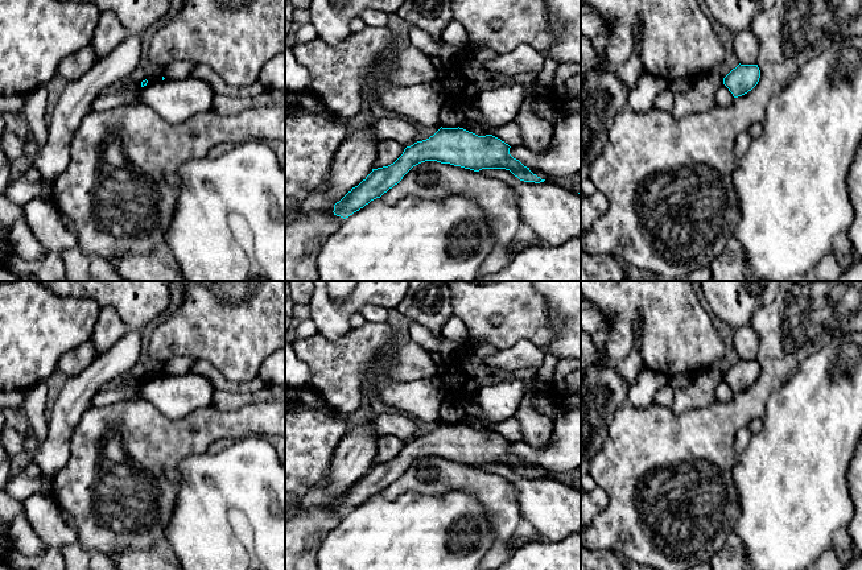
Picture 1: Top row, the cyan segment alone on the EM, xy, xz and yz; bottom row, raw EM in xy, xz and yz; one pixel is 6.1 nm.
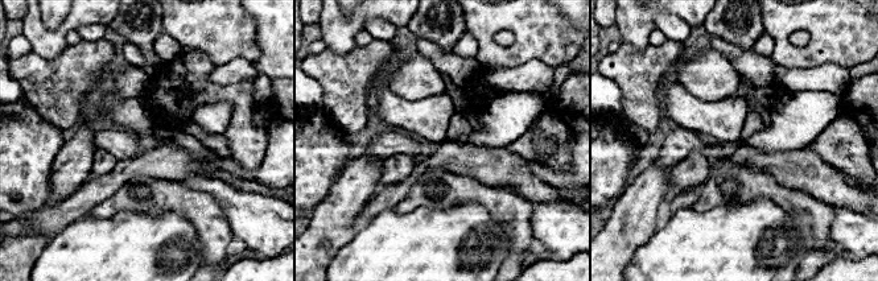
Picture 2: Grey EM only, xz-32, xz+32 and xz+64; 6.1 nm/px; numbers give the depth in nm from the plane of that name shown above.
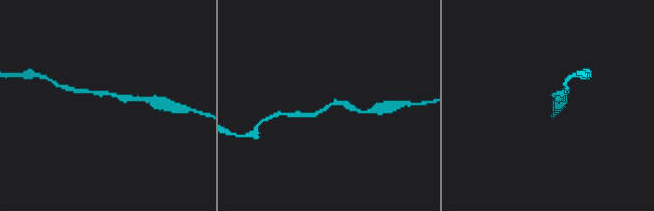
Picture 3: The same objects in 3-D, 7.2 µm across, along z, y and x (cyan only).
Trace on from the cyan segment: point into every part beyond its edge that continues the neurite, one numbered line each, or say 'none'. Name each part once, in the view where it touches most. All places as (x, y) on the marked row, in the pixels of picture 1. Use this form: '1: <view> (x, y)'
none

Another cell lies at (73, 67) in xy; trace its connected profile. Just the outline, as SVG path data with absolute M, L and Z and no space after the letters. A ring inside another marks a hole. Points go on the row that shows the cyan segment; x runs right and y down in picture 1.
M90 44L70 57L62 59L55 73L67 82L78 80L90 71L95 62L96 57Z

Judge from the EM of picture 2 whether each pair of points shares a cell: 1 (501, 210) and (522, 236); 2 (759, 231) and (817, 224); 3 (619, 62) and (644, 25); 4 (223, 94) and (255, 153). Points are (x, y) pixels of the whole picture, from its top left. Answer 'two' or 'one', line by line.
1: one
2: two
3: two
4: one

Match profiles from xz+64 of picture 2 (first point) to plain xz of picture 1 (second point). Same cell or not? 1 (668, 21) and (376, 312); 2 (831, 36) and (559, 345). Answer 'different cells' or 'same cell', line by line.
1: same cell
2: different cells

